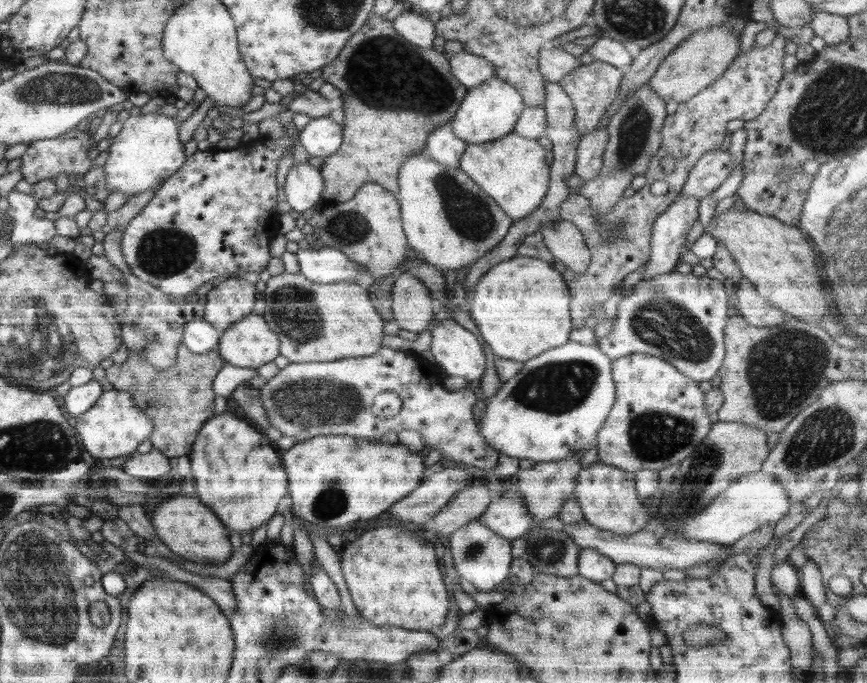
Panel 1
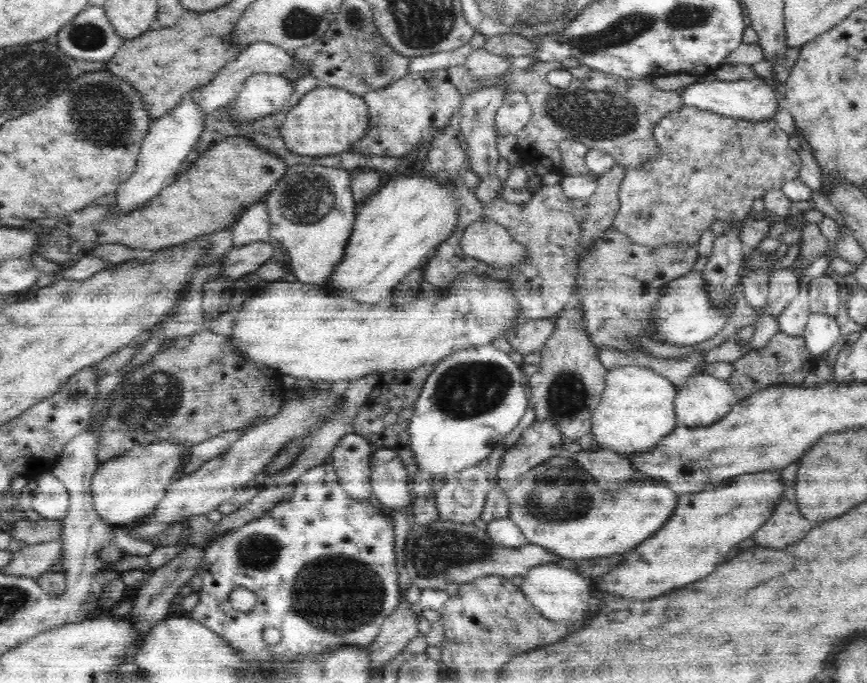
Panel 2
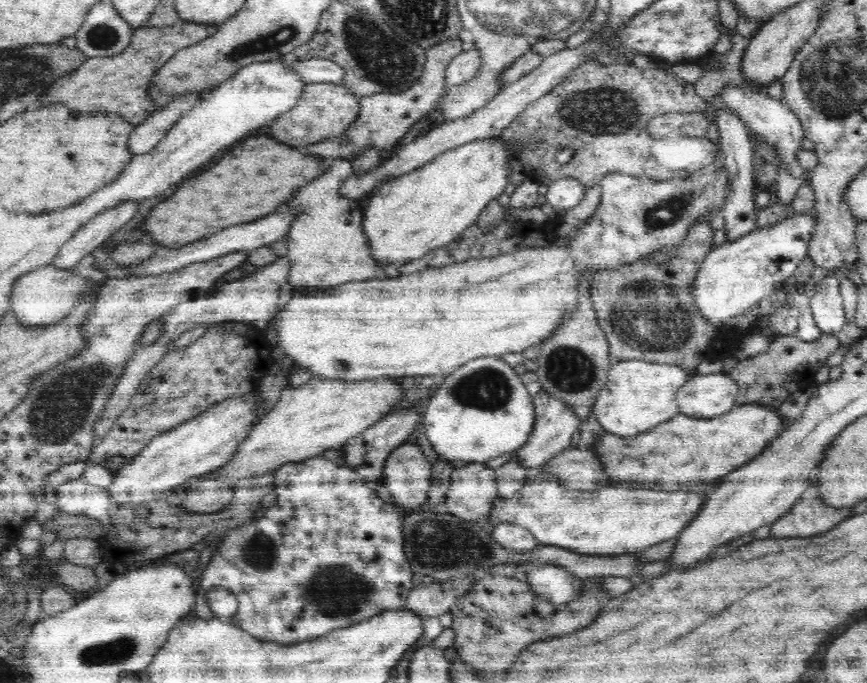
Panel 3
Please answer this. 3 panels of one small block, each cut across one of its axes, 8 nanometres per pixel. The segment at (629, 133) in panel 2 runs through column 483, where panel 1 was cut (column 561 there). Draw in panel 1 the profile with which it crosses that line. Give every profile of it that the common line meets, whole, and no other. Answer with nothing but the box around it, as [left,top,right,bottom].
[558,59,625,136]

